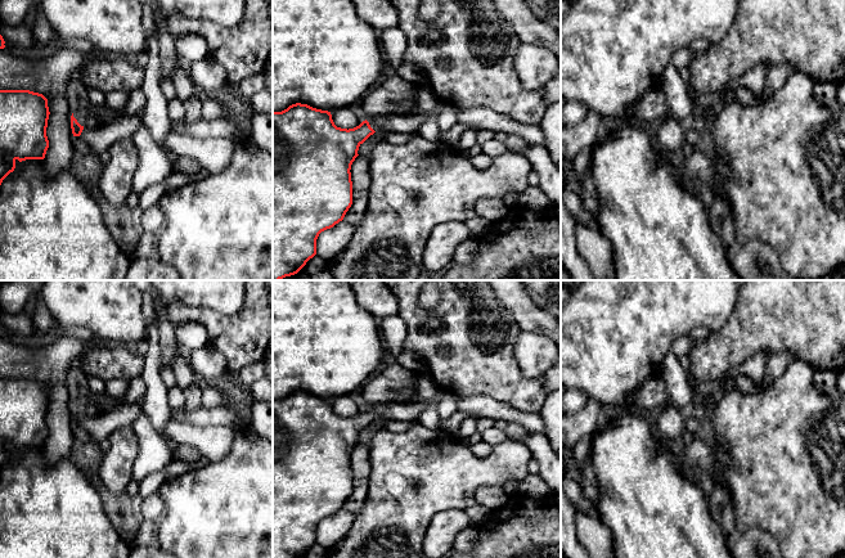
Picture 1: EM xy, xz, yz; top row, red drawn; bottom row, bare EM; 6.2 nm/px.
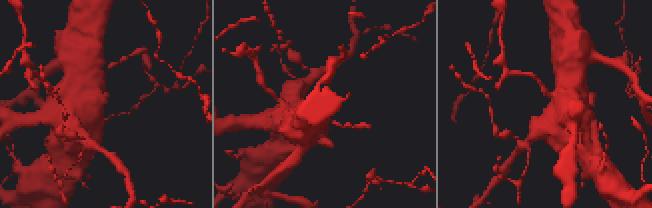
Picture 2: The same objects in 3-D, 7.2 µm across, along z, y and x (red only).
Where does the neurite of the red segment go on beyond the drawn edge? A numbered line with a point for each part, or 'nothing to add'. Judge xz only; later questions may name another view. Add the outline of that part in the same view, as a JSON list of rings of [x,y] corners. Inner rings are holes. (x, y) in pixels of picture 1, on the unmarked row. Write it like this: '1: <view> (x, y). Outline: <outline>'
1: xz (387, 410). Outline: [[[439,391],[433,397],[430,400],[421,400],[417,404],[397,404],[392,401],[385,401],[381,404],[376,404],[372,406],[368,406],[370,415],[379,422],[386,420],[404,420],[404,422],[412,422],[418,420],[422,411],[428,405],[437,405],[445,396],[445,392]]]

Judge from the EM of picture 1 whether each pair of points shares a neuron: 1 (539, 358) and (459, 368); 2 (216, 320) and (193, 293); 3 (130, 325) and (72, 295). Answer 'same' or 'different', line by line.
1: different
2: different
3: same

